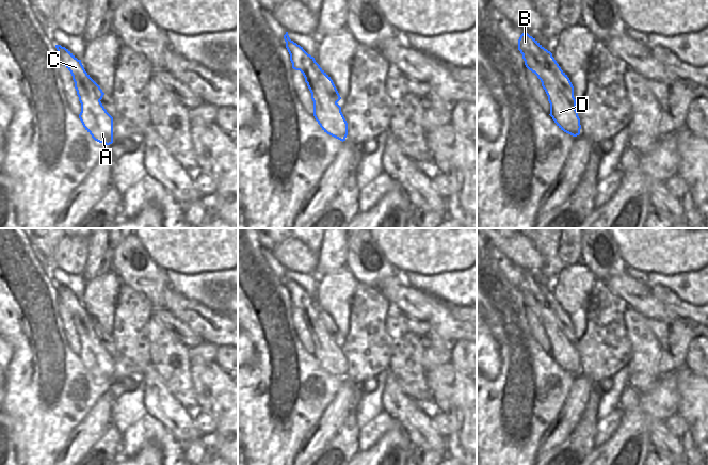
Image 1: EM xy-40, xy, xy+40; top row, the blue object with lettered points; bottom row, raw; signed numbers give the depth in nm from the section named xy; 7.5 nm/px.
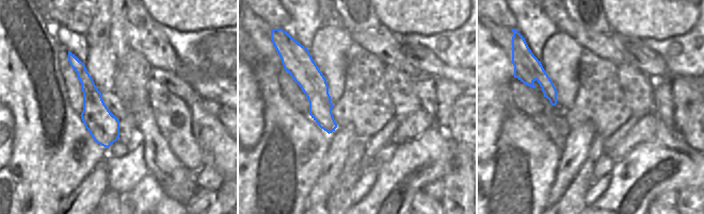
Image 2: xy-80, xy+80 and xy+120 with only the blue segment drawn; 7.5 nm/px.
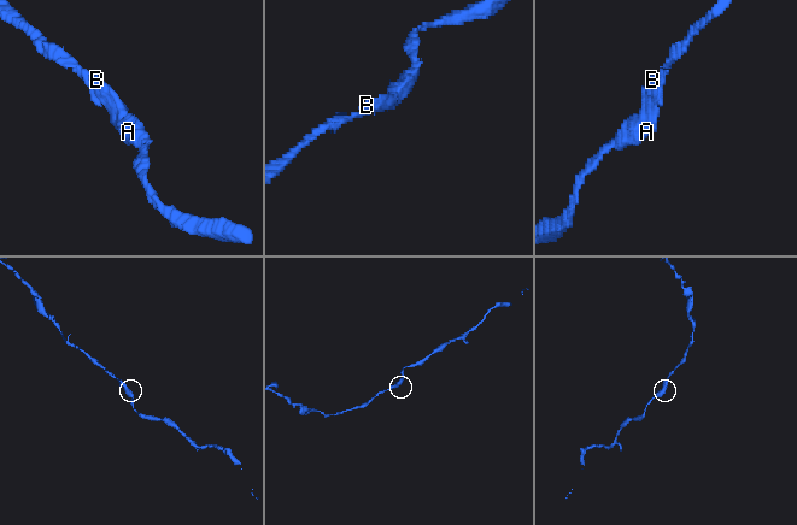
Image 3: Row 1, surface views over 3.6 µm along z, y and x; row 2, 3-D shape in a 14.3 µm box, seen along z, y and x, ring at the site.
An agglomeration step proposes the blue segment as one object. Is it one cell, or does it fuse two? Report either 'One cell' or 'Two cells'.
One cell

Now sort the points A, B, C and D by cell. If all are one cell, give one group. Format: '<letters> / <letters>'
A B C D

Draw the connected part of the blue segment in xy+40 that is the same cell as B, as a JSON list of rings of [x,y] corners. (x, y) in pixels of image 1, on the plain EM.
[[[527,271],[518,278],[518,289],[526,306],[541,319],[550,342],[549,354],[557,365],[573,375],[579,374],[581,364],[576,349],[574,325],[552,292]]]

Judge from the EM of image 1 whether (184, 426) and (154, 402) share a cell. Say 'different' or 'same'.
same

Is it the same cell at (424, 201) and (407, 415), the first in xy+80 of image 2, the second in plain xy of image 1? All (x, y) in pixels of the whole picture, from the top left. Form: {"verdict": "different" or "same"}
{"verdict": "same"}

